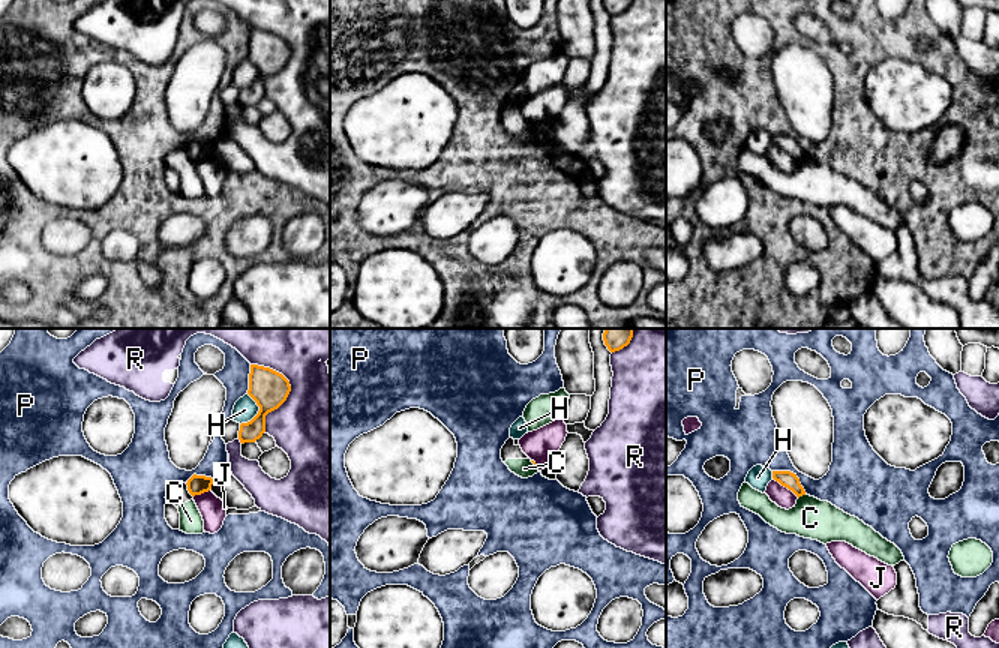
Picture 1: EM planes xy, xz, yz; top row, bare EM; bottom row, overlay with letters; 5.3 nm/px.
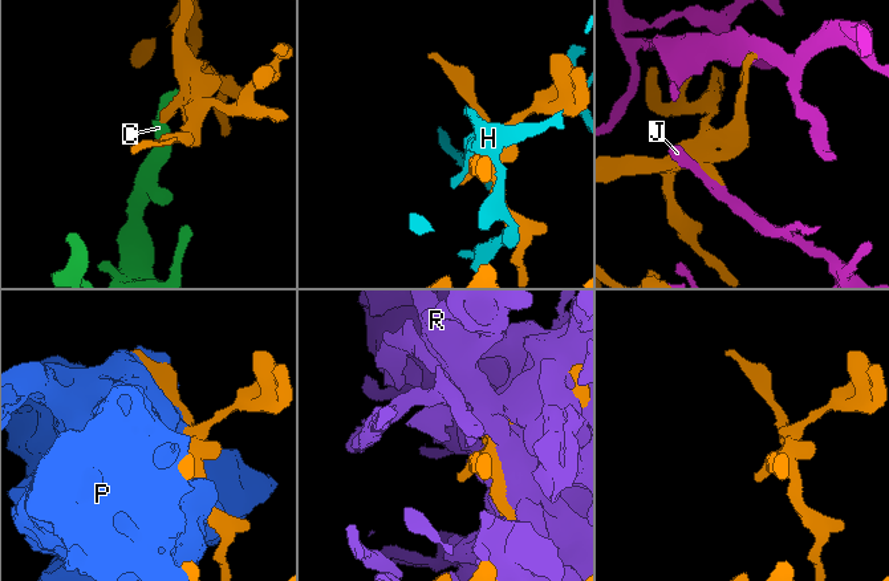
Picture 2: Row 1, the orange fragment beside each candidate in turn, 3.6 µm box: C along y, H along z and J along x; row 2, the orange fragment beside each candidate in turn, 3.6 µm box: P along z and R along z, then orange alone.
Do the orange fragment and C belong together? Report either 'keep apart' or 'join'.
keep apart

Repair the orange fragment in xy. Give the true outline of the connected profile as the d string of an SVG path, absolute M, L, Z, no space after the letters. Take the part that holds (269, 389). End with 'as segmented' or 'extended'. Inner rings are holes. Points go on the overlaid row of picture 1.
M250 364L248 394L260 406L258 414L248 423L240 424L238 440L242 444L255 442L266 432L266 416L278 410L291 392L290 381L279 372Z; as segmented

